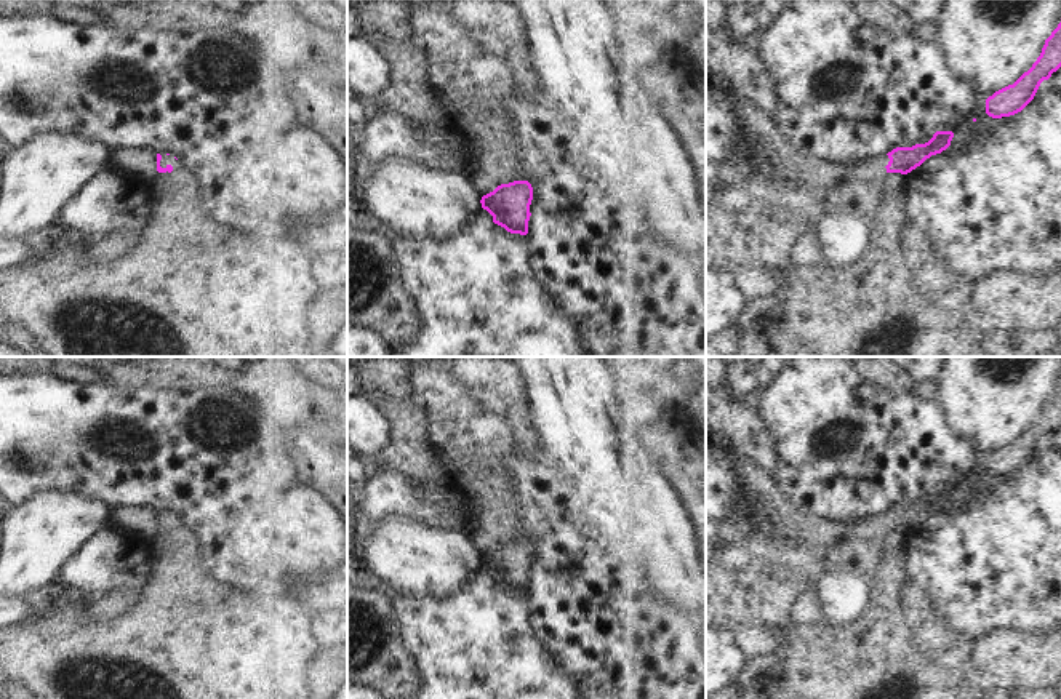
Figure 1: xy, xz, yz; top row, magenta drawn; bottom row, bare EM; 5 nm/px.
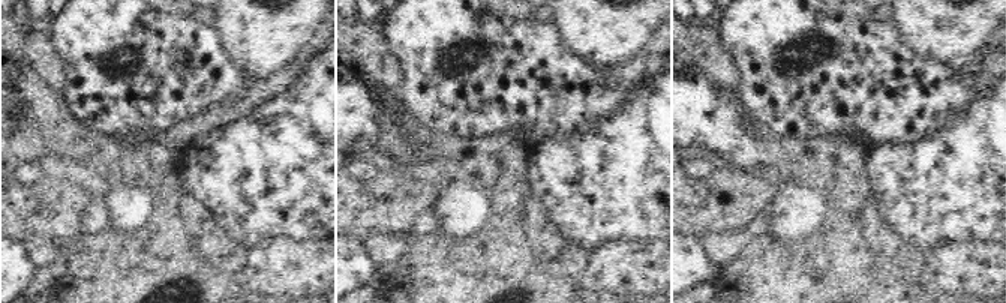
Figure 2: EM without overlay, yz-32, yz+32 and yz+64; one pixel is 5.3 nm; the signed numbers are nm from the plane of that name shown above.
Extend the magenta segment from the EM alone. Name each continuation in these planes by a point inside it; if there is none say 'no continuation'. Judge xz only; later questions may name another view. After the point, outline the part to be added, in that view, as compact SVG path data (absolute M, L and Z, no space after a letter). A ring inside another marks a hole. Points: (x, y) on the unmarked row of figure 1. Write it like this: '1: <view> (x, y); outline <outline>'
no continuation

